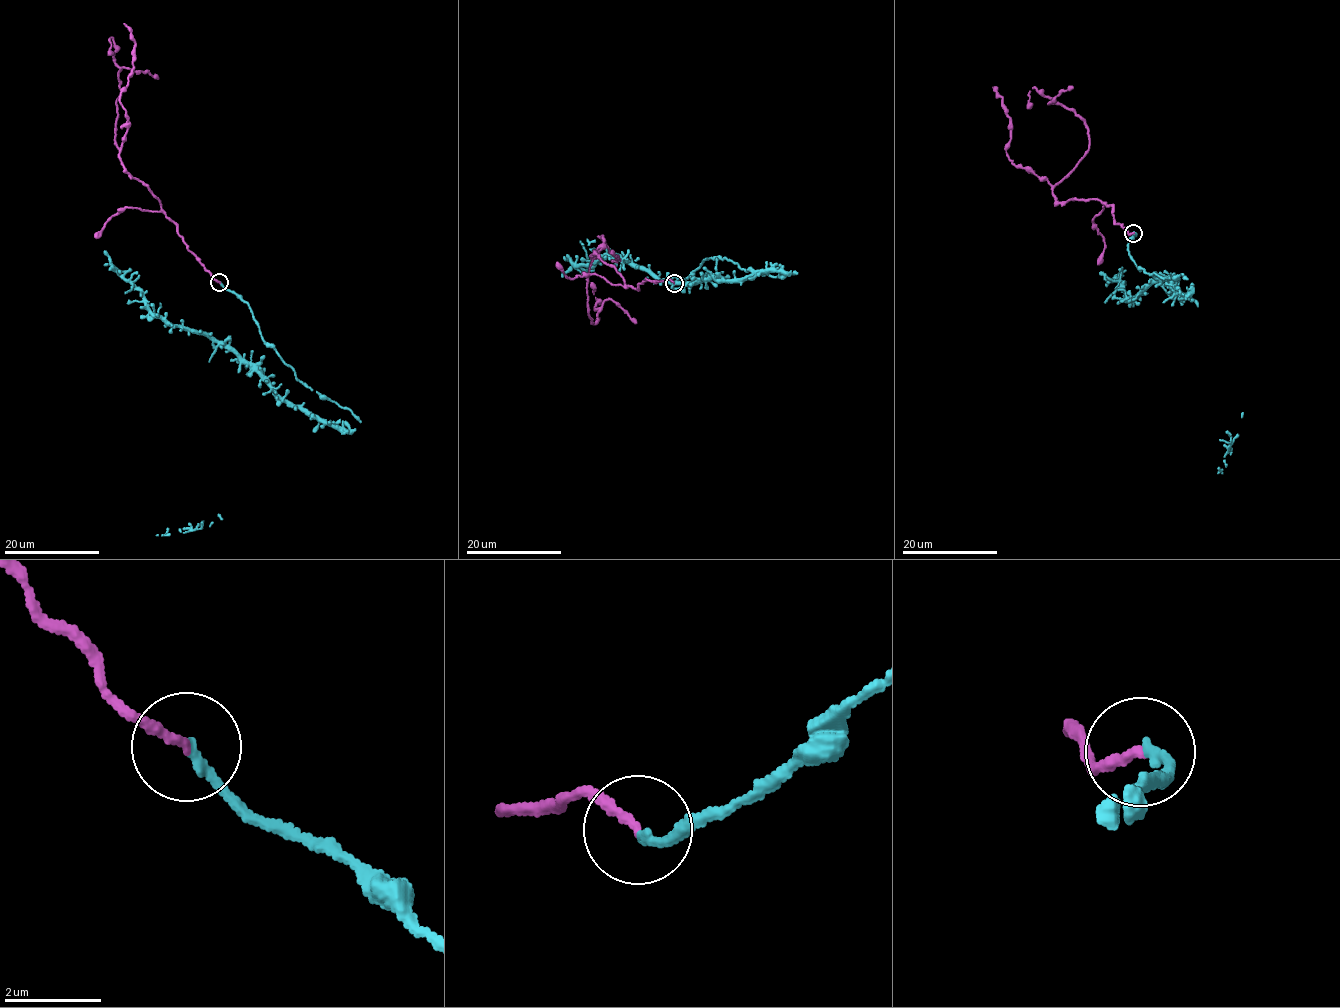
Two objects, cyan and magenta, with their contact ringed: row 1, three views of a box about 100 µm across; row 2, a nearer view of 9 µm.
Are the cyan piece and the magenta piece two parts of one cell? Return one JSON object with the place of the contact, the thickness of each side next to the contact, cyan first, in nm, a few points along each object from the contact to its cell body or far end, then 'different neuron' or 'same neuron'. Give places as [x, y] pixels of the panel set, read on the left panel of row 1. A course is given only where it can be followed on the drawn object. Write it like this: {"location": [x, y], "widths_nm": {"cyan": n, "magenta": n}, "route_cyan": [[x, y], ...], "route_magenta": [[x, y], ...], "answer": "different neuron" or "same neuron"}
{"location": [219, 282], "widths_nm": {"cyan": 200, "magenta": 200}, "route_cyan": [[220, 282], [305, 386], [359, 420], [354, 429], [289, 407], [232, 352], [166, 324], [105, 250]], "route_magenta": [[220, 282], [187, 248], [156, 196], [125, 170], [114, 140], [121, 88], [111, 38], [109, 55]], "answer": "same neuron"}

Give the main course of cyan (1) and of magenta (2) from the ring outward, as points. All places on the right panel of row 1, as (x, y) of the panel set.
1: (1133, 232), (1128, 255), (1137, 267), (1182, 274), (1189, 297), (1167, 280), (1126, 298), (1123, 283), (1100, 272)
2: (1133, 232), (1097, 200), (1057, 202), (1054, 184), (1089, 147), (1088, 127), (1034, 88), (1028, 108)

